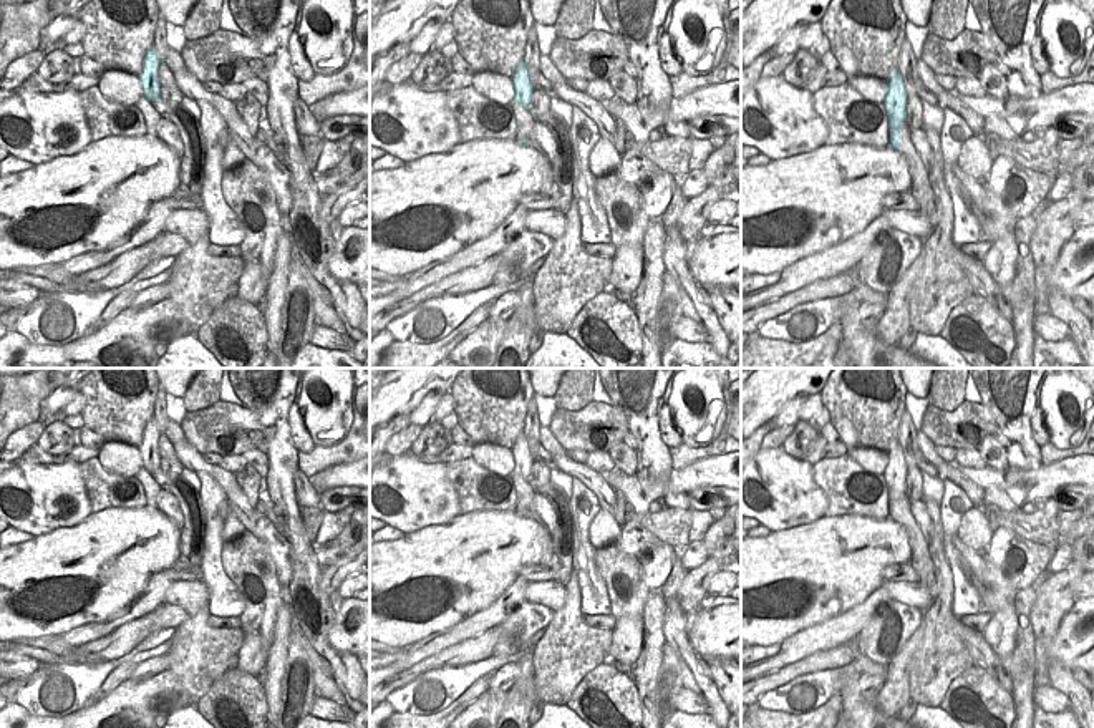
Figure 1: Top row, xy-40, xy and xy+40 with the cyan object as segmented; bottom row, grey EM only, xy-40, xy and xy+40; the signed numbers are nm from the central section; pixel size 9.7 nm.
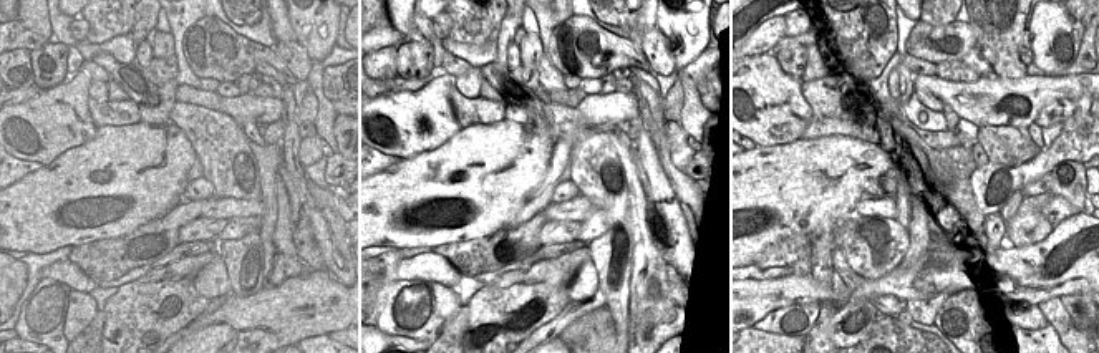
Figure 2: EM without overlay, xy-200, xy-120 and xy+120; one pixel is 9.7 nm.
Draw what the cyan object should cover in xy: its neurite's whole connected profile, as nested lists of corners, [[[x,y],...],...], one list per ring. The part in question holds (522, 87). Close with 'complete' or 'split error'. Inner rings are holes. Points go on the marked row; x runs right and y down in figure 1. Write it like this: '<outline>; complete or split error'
[[[520,61],[511,76],[512,85],[514,85],[514,99],[516,103],[522,104],[525,109],[532,106],[532,91],[534,86],[529,78],[529,71],[524,61]]]; complete

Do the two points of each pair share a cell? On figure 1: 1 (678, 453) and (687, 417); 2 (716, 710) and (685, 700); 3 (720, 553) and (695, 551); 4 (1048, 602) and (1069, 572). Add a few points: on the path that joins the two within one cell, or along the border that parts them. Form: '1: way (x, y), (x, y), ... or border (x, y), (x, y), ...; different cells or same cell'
1: border (720, 430), (703, 446), (683, 445); different cells
2: border (683, 687), (697, 692), (710, 710); different cells
3: border (701, 541), (710, 556); different cells
4: way (1055, 596), (1066, 579); same cell

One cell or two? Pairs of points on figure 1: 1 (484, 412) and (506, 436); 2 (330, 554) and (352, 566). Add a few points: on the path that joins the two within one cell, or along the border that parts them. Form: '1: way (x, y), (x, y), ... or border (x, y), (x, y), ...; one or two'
1: way (491, 418), (503, 430); one
2: border (343, 554), (322, 569); two

